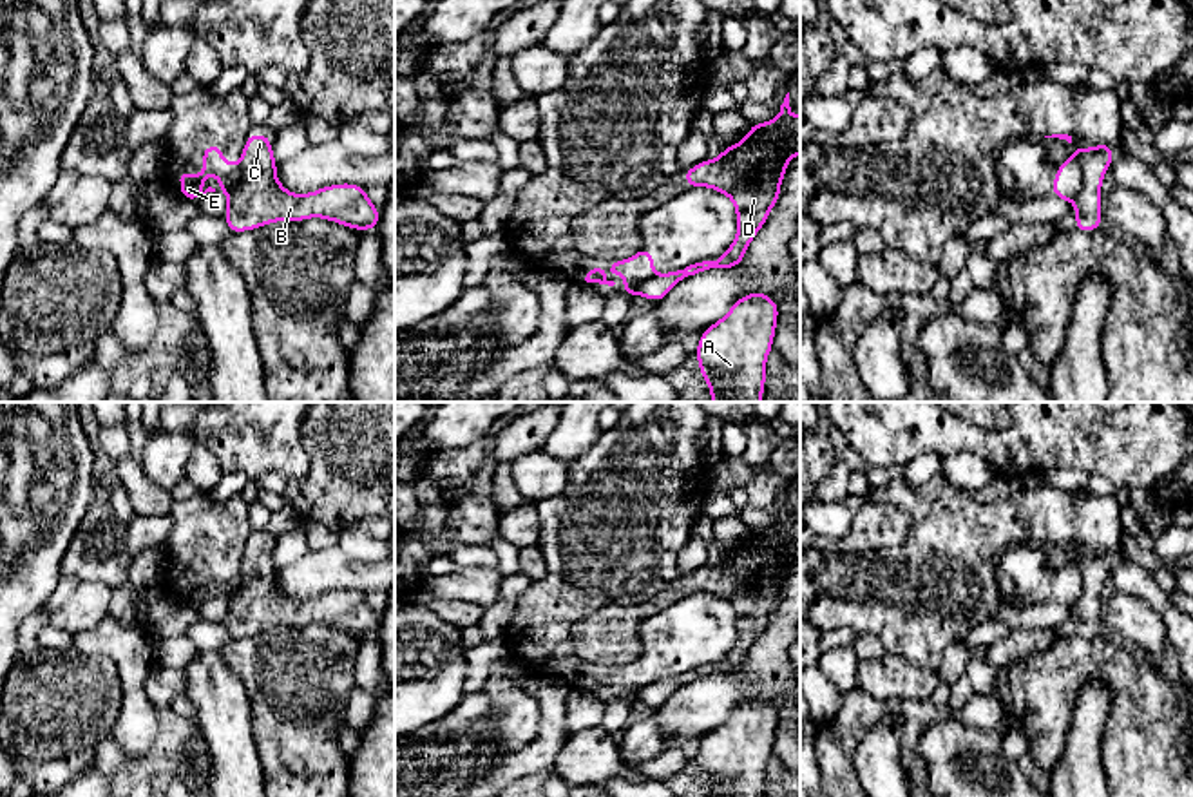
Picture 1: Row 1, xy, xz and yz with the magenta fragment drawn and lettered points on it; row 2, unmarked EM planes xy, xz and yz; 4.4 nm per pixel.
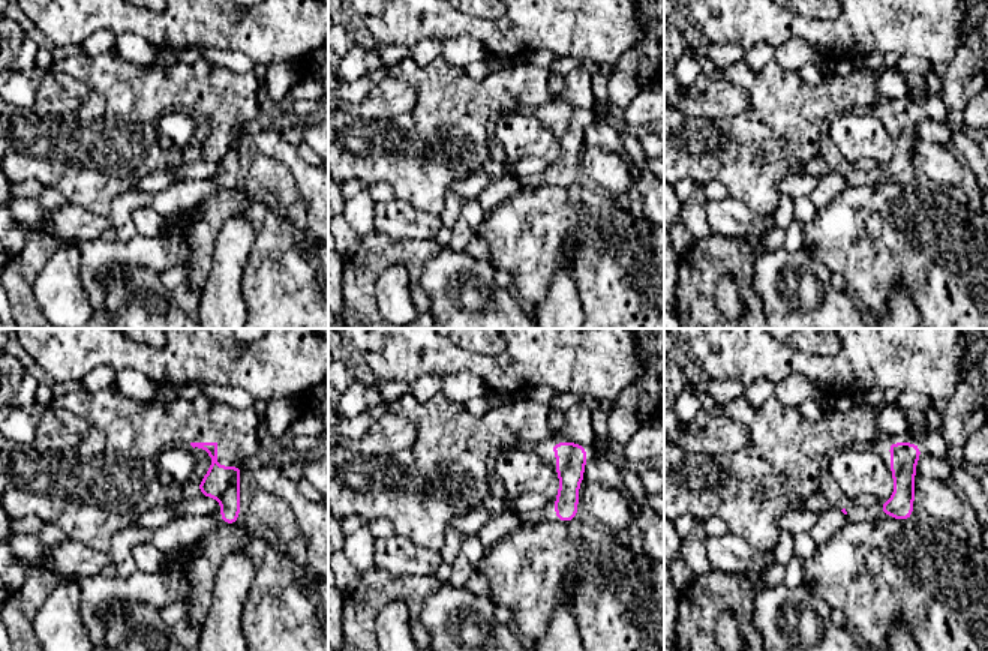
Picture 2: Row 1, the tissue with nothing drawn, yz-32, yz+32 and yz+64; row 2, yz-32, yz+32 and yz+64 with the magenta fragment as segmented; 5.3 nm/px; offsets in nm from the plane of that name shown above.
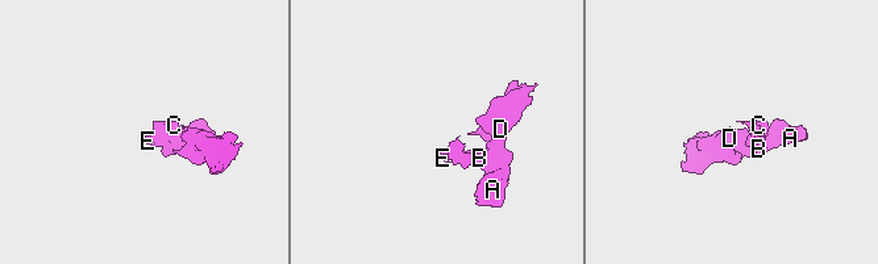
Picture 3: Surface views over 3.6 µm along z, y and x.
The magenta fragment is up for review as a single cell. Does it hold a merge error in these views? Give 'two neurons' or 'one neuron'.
two neurons

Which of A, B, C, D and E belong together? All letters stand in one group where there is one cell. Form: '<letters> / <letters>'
A B C D / E

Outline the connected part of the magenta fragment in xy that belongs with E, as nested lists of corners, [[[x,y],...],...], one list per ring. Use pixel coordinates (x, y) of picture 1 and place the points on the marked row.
[[[205,145],[203,149],[205,149],[205,152],[203,152],[203,172],[201,174],[183,174],[179,179],[181,181],[181,192],[190,199],[199,197],[206,192],[215,192],[215,188],[212,188],[212,187],[208,187],[203,192],[201,181],[212,178],[217,172],[219,179],[221,179],[221,187],[217,190],[230,196],[241,185],[241,179],[243,179],[241,163],[224,163],[221,145]]]

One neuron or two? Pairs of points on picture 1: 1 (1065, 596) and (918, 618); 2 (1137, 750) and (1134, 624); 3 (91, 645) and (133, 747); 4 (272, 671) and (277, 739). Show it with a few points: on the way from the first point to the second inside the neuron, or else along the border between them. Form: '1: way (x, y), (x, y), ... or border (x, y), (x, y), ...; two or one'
1: way (1029, 571), (1009, 551), (985, 551), (954, 582); one
2: border (1143, 652), (1150, 658); two
3: way (120, 656), (133, 669), (133, 718); one
4: way (277, 687), (277, 723); one

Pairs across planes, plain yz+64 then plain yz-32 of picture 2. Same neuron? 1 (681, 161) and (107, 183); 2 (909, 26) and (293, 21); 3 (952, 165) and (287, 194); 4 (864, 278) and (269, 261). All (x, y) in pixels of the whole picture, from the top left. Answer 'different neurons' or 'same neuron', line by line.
1: same neuron
2: same neuron
3: same neuron
4: same neuron

